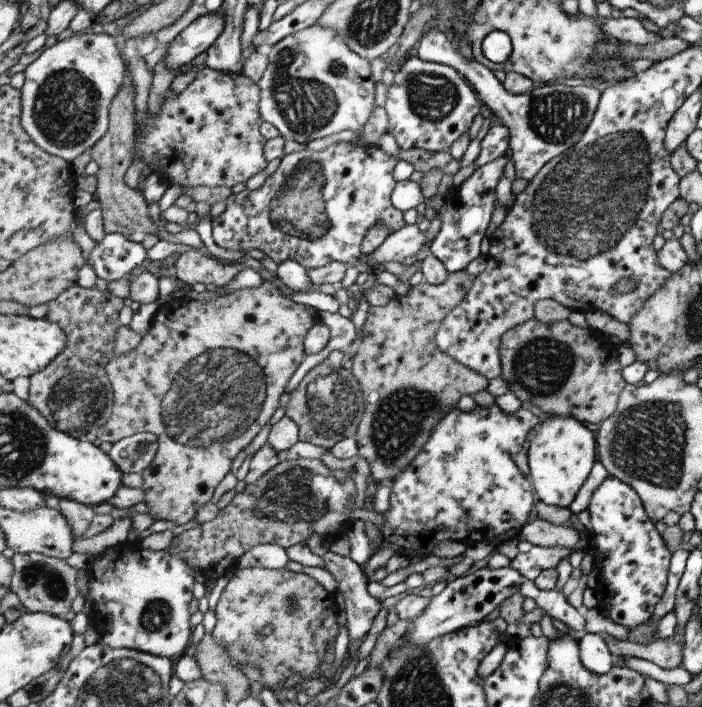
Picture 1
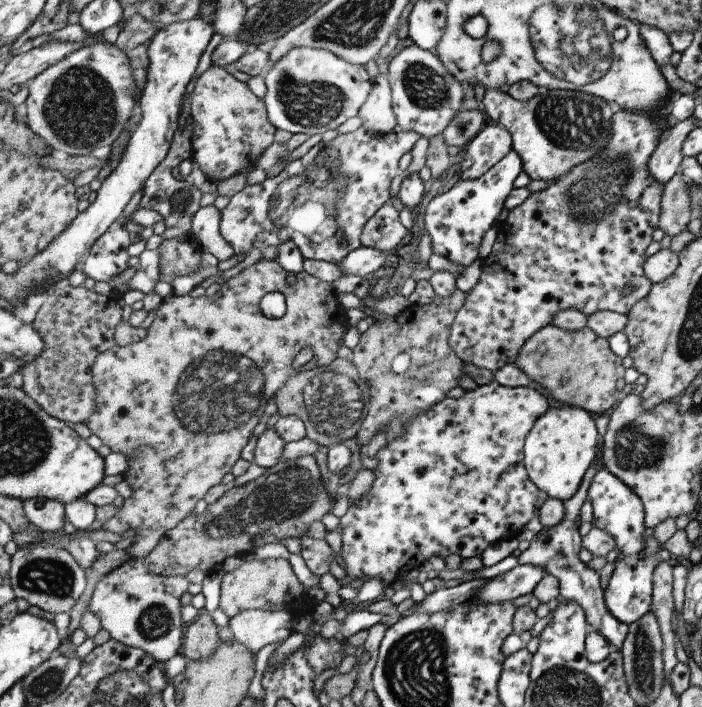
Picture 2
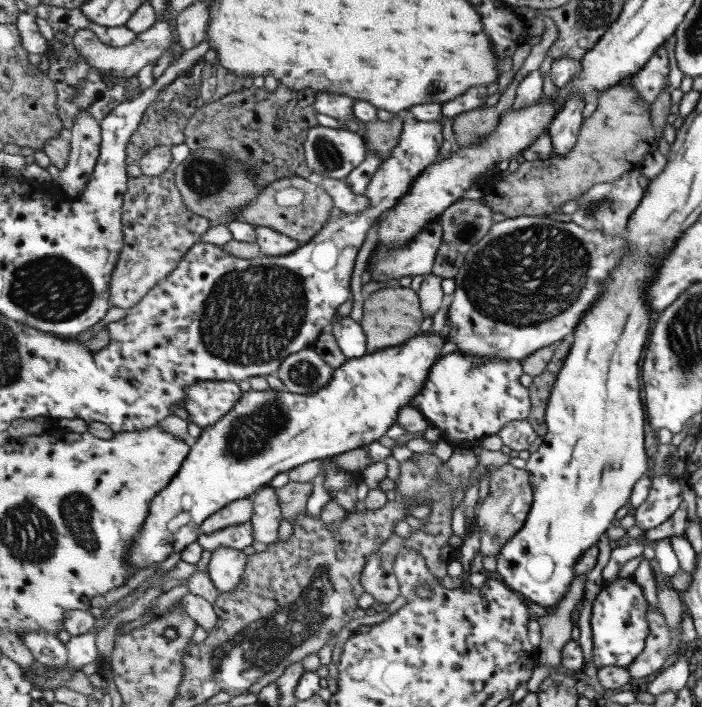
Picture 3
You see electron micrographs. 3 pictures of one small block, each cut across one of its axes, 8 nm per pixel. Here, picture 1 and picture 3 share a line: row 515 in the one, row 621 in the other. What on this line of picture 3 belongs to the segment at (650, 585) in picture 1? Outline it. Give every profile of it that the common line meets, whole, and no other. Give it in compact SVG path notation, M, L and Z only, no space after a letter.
M632 577L616 580L605 586L593 603L590 620L594 638L592 659L597 669L605 666L627 667L642 655L646 639L650 636L646 612L648 606L645 592Z

